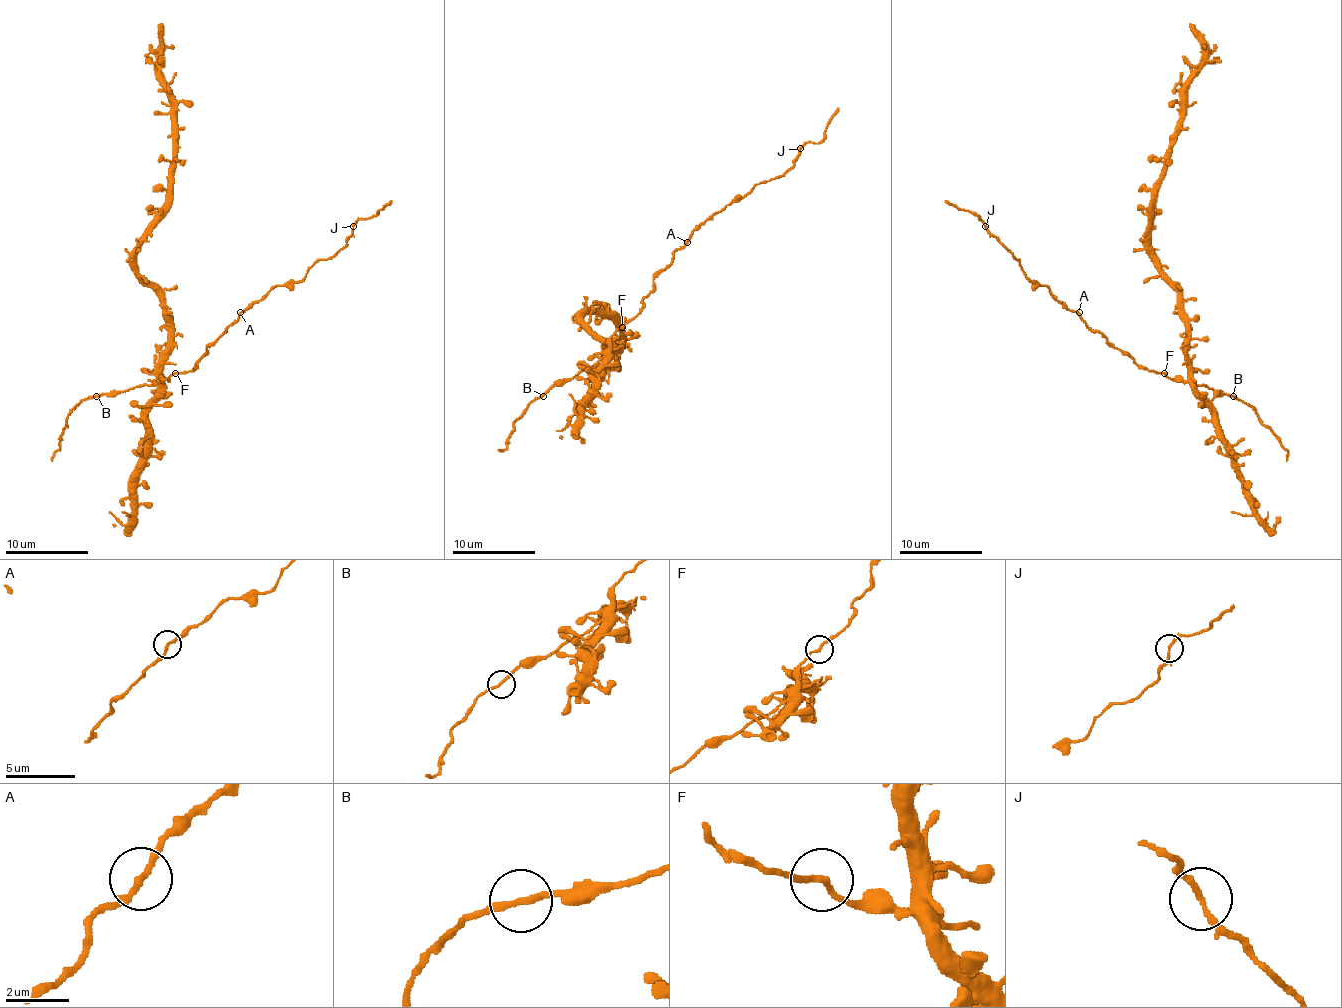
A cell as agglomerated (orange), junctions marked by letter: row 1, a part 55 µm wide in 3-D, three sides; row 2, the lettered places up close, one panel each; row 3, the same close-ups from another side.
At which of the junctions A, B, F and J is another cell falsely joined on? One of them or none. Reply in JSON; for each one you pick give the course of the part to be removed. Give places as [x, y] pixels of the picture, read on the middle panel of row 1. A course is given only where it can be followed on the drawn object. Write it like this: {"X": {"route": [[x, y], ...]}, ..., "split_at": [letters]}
{"split_at": []}

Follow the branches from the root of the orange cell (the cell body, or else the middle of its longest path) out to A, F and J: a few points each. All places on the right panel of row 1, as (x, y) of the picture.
A: (1185, 381), (1172, 381), (1164, 373), (1153, 373), (1139, 366), (1097, 331), (1091, 331), (1079, 312)
F: (1185, 381), (1172, 381), (1164, 373)
J: (1185, 381), (1139, 366), (1091, 331), (1045, 285), (1033, 283), (985, 227)

